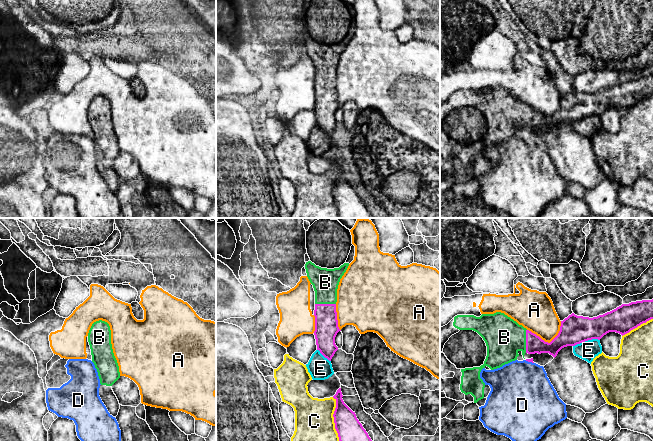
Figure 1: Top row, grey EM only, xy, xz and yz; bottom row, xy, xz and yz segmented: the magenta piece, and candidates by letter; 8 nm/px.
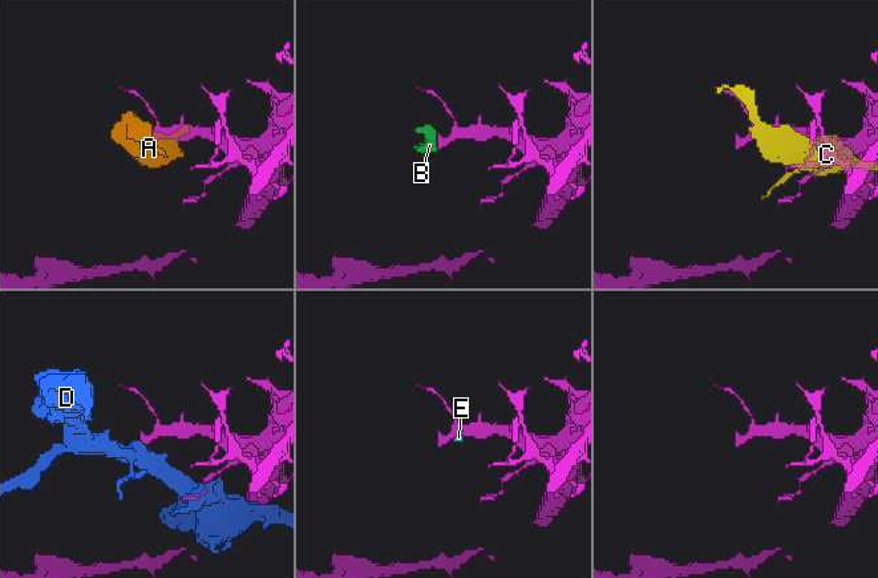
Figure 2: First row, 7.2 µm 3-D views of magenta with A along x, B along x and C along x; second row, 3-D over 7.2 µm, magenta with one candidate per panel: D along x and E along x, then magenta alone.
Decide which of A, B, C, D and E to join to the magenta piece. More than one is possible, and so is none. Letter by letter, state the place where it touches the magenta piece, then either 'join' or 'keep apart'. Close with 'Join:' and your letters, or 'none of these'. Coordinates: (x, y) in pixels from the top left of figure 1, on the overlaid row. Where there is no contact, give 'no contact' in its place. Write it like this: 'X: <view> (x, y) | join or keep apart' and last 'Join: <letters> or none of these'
A: yz (547, 342) | keep apart
B: yz (526, 341) | join
C: xz (334, 419) | keep apart
D: yz (529, 361) | keep apart
E: yz (586, 340) | keep apart
Join: B

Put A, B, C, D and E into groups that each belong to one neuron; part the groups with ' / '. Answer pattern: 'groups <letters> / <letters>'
groups A / B / C / D / E

